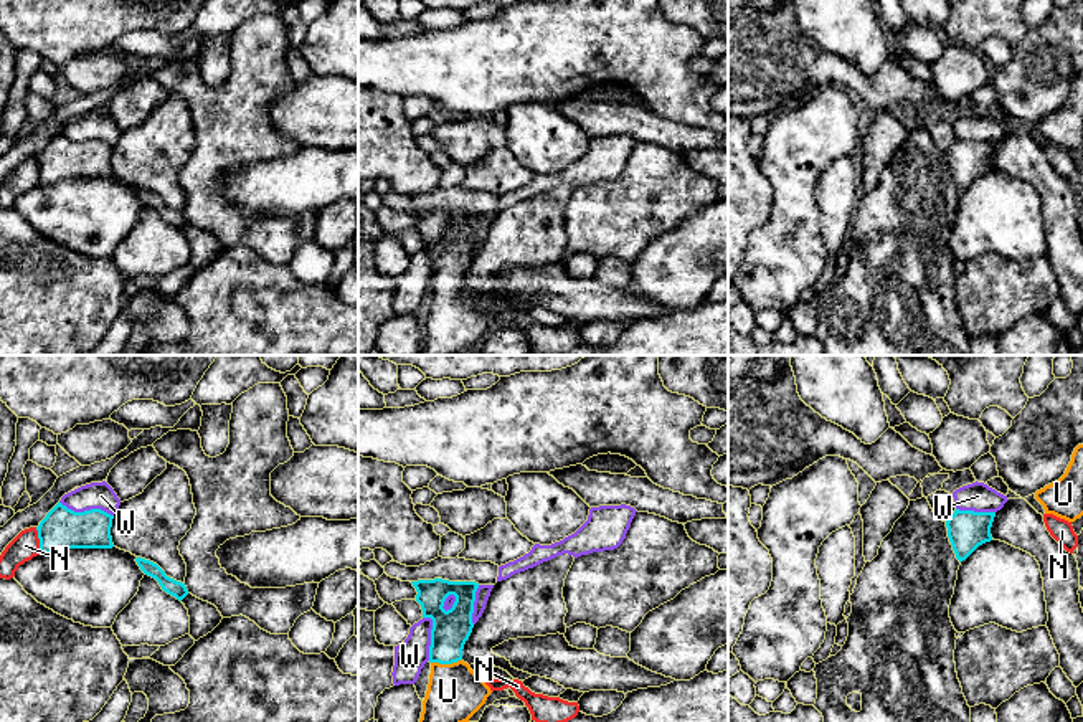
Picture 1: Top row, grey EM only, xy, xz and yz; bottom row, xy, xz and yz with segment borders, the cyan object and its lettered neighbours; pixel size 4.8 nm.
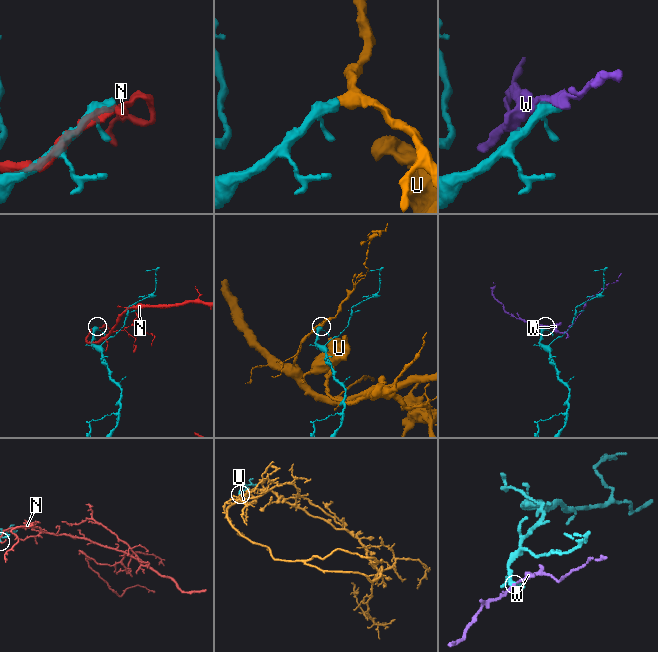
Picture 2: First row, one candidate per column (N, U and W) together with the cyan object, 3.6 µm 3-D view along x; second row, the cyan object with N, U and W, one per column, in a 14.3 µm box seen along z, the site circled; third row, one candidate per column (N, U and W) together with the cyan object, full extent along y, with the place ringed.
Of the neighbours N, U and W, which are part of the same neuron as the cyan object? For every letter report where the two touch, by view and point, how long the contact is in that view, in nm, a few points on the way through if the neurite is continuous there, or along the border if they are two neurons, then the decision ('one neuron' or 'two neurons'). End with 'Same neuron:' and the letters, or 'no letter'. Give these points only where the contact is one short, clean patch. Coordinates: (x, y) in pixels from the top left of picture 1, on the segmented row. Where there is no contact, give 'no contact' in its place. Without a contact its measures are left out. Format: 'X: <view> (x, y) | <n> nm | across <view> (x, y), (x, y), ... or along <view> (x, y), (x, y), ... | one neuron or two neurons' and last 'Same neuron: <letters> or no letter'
N: xy (40, 541) | 130 nm | two neurons
U: xz (446, 663) | 150 nm | across xz (451, 628), (446, 643), (446, 663), (454, 693) | one neuron
W: xy (86, 511) | 280 nm | two neurons
Same neuron: U

